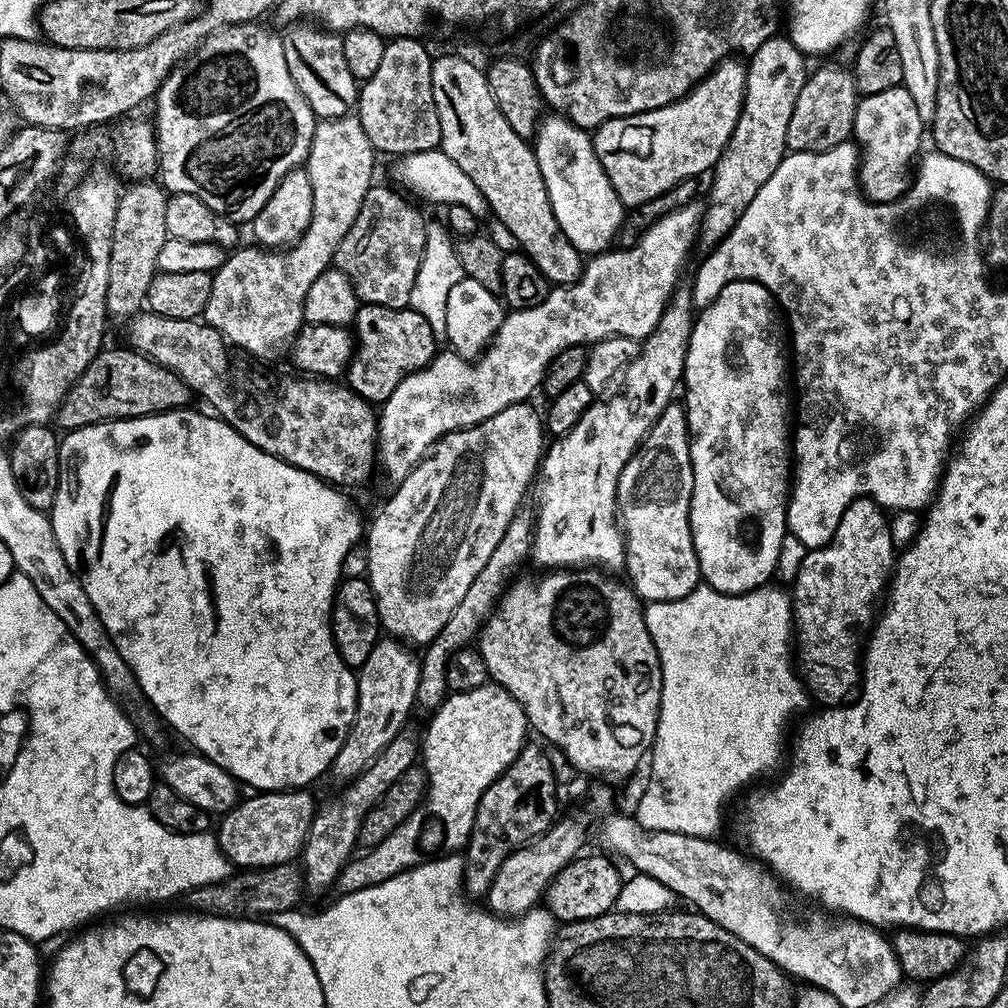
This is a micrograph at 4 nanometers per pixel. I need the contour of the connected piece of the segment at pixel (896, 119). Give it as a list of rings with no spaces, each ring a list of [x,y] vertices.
[[[901,86],[878,94],[861,95],[854,114],[852,136],[861,150],[858,179],[864,194],[877,203],[899,200],[906,191],[906,181],[921,151],[924,136],[926,140],[926,122],[918,114],[910,90]]]

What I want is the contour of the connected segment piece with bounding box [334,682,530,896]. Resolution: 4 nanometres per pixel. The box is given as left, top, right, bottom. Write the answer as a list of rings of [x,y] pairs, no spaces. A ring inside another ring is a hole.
[[[495,682],[483,684],[475,690],[449,693],[431,716],[426,732],[424,736],[422,734],[420,740],[420,758],[425,775],[428,777],[428,789],[424,800],[412,812],[411,818],[402,822],[394,833],[384,838],[375,847],[361,853],[364,855],[357,855],[348,861],[334,885],[337,895],[356,893],[360,889],[378,885],[387,878],[396,877],[408,868],[415,868],[425,860],[463,851],[468,845],[482,794],[509,768],[514,758],[518,758],[518,754],[523,750],[530,736],[530,725],[522,706],[508,691]]]

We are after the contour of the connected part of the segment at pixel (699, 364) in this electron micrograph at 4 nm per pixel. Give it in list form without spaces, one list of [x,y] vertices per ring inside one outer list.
[[[735,280],[730,282],[724,287],[718,294],[718,298],[714,298],[714,302],[709,308],[703,309],[695,317],[692,333],[690,334],[690,342],[688,343],[688,353],[686,354],[686,362],[684,363],[684,378],[682,381],[683,391],[688,391],[684,397],[682,397],[682,403],[688,414],[688,435],[690,437],[690,443],[692,446],[692,469],[694,470],[694,490],[692,491],[692,501],[690,502],[690,526],[692,527],[692,537],[694,538],[694,550],[698,554],[698,566],[700,567],[700,574],[703,583],[709,584],[714,590],[719,592],[750,592],[754,588],[758,588],[769,583],[768,580],[772,576],[772,571],[776,568],[776,563],[780,560],[780,551],[784,548],[784,536],[788,532],[788,502],[790,499],[790,424],[788,428],[788,388],[790,392],[790,380],[784,375],[789,375],[790,364],[784,361],[784,352],[786,356],[786,336],[780,328],[776,325],[776,312],[777,309],[774,307],[774,301],[772,295],[768,293],[766,288],[763,288],[758,282],[753,280]]]

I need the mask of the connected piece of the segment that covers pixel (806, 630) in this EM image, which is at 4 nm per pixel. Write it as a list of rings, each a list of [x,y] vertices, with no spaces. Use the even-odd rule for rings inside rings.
[[[859,496],[854,502],[850,502],[850,506],[846,506],[846,510],[842,514],[842,518],[838,522],[838,530],[834,534],[834,538],[826,546],[814,548],[803,553],[805,556],[800,560],[800,568],[804,572],[800,572],[796,576],[796,585],[790,588],[790,599],[792,601],[792,618],[794,621],[794,663],[804,681],[804,687],[808,689],[808,695],[813,701],[816,700],[817,705],[824,708],[838,708],[849,703],[848,700],[853,699],[854,693],[862,684],[862,632],[860,636],[860,628],[863,630],[871,629],[877,615],[877,605],[881,603],[882,597],[885,595],[886,589],[890,584],[890,577],[894,567],[894,545],[891,538],[891,526],[889,517],[886,515],[885,509],[876,504],[869,496]]]

